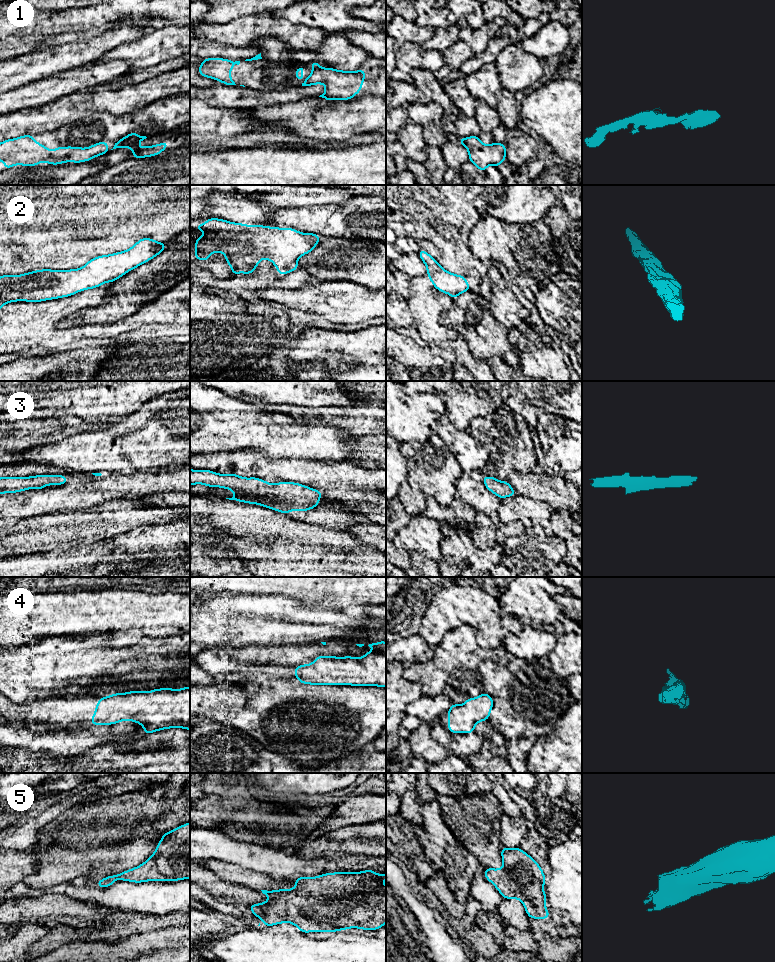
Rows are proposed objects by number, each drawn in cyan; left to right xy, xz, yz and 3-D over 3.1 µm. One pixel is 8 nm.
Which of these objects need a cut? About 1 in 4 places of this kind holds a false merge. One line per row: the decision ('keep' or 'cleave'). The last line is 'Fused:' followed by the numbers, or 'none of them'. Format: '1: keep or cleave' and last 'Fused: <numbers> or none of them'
1: cleave
2: keep
3: keep
4: keep
5: keep
Fused: 1

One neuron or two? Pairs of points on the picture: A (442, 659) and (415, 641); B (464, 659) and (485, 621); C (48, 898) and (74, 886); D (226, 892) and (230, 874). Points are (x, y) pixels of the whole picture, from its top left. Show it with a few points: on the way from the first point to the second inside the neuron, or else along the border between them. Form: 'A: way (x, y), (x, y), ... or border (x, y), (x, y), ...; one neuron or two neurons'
A: border (434, 649), (434, 655), (429, 660), (412, 664); two neurons
B: border (475, 629), (467, 625), (459, 625), (451, 630); two neurons
C: border (61, 889), (66, 895), (84, 902); two neurons
D: border (208, 868), (222, 879), (241, 883), (250, 888); two neurons

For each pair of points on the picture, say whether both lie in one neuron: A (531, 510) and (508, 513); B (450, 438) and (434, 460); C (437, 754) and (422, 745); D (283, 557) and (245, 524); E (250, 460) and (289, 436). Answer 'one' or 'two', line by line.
A: one
B: two
C: one
D: one
E: two

